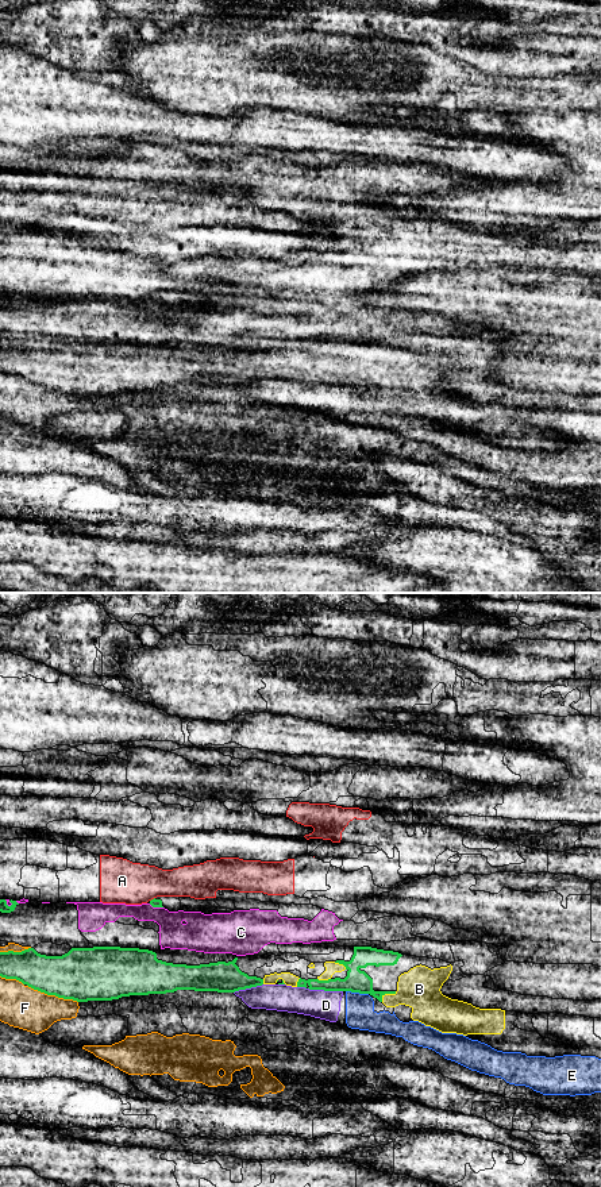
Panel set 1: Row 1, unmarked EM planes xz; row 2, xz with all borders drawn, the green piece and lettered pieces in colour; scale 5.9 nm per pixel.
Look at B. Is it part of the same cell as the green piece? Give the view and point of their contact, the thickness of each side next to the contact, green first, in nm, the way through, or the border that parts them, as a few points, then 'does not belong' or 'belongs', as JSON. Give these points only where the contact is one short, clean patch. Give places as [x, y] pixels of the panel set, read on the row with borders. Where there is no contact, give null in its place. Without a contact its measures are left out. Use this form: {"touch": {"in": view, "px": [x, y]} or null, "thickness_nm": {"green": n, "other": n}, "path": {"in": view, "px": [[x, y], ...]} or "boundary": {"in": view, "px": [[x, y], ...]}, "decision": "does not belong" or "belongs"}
{"touch": {"in": "xz", "px": [386, 993]}, "thickness_nm": {"green": 140, "other": 240}, "decision": "belongs"}

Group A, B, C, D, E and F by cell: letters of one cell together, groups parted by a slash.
A / B / C / D E / F

